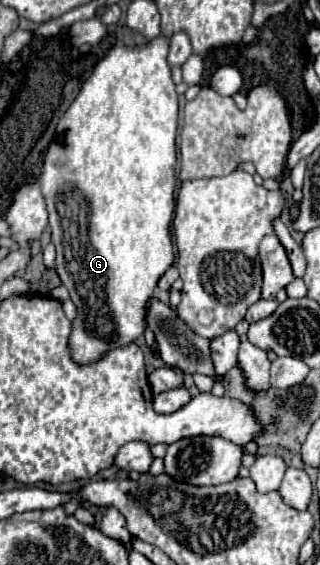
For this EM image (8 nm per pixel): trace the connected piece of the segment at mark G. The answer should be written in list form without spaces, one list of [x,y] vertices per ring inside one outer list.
[[[158,36],[144,48],[128,48],[128,46],[112,46],[108,54],[96,64],[92,76],[84,82],[80,94],[70,104],[66,114],[60,118],[56,126],[56,136],[52,144],[48,146],[44,168],[40,176],[40,188],[48,204],[50,214],[50,230],[52,230],[52,242],[56,246],[56,272],[62,280],[62,284],[68,288],[72,302],[76,304],[76,320],[72,322],[72,332],[68,338],[68,346],[72,352],[72,360],[76,364],[92,364],[100,360],[106,352],[112,348],[126,346],[140,338],[146,330],[146,314],[148,314],[148,302],[154,294],[154,288],[160,280],[160,276],[174,264],[174,244],[172,244],[172,216],[174,216],[174,186],[176,186],[176,122],[178,122],[178,94],[176,86],[170,76],[170,66],[166,62],[168,56],[170,38]]]

